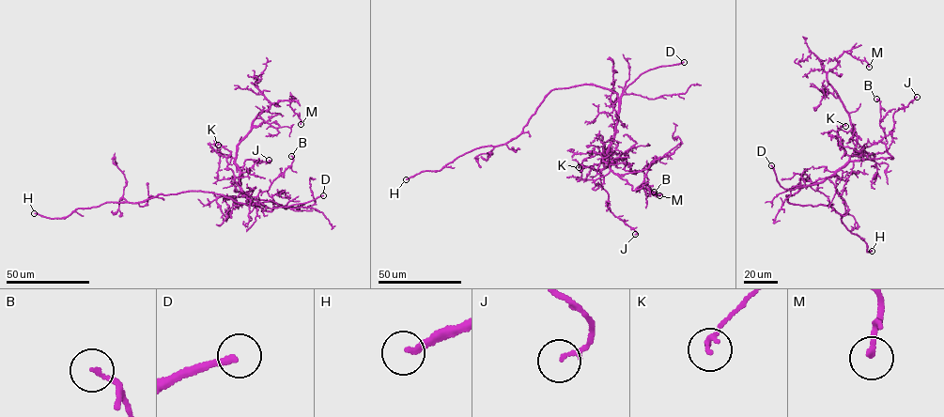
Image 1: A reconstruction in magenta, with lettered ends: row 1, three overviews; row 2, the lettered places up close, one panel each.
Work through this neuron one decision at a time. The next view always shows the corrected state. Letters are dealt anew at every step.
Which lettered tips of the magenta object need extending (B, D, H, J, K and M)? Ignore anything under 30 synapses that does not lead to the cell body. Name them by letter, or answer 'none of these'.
D, H

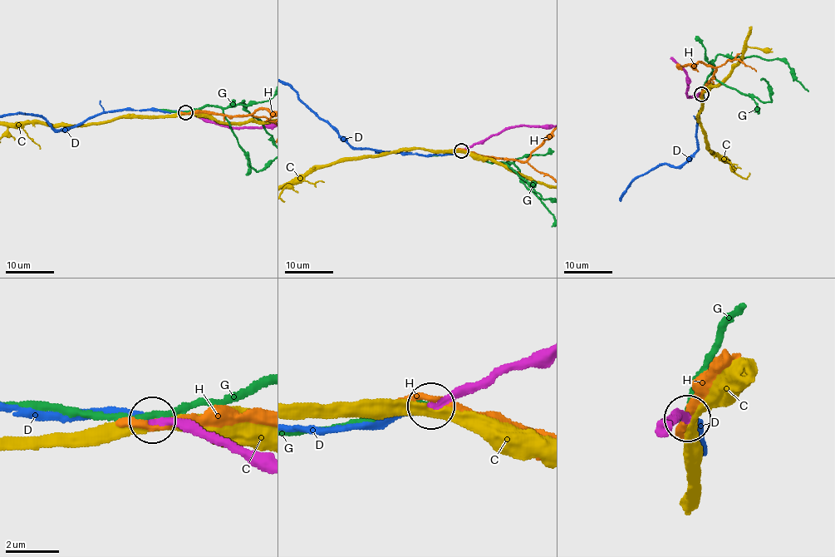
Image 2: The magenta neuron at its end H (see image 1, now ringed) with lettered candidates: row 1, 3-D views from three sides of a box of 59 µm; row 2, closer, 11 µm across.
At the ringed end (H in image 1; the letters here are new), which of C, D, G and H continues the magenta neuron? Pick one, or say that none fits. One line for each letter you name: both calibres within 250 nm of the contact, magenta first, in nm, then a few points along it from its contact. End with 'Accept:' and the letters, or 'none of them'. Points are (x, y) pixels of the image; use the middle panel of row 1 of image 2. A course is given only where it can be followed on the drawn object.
D: calibres 240 and 240 nm
Accept: D

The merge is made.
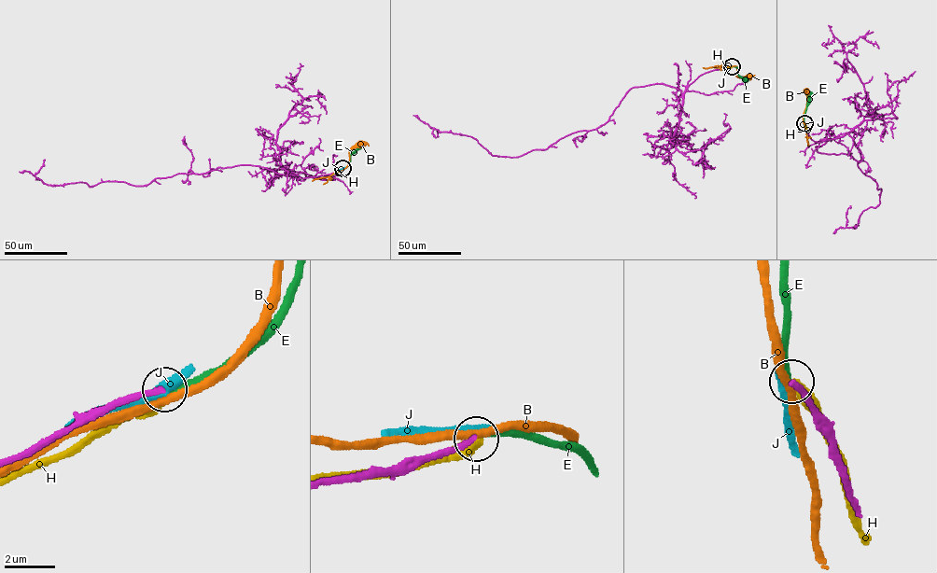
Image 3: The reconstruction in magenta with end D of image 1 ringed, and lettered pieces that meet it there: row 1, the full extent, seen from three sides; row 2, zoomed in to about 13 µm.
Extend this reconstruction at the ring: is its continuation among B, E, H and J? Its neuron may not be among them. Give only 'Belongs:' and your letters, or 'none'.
Belongs: E

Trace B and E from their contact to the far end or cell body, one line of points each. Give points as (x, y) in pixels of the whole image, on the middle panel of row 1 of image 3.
B: (732, 66), (736, 66), (736, 76), (748, 77)
E: (732, 66), (736, 67), (737, 74), (745, 80)

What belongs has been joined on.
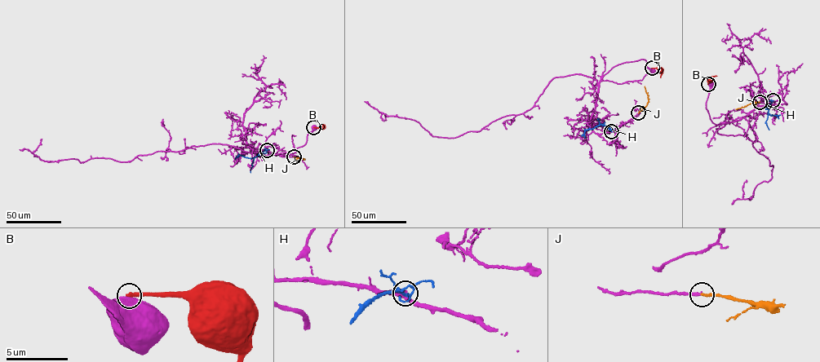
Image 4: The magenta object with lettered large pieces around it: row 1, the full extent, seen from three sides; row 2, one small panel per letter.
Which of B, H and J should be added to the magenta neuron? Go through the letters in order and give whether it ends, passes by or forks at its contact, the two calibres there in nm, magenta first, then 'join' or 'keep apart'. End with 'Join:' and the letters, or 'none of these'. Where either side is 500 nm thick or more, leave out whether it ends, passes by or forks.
B: 1000/320 nm | keep apart
H: it ends | 380/280 nm | keep apart
J: it ends | 240/200 nm | join
Join: J

